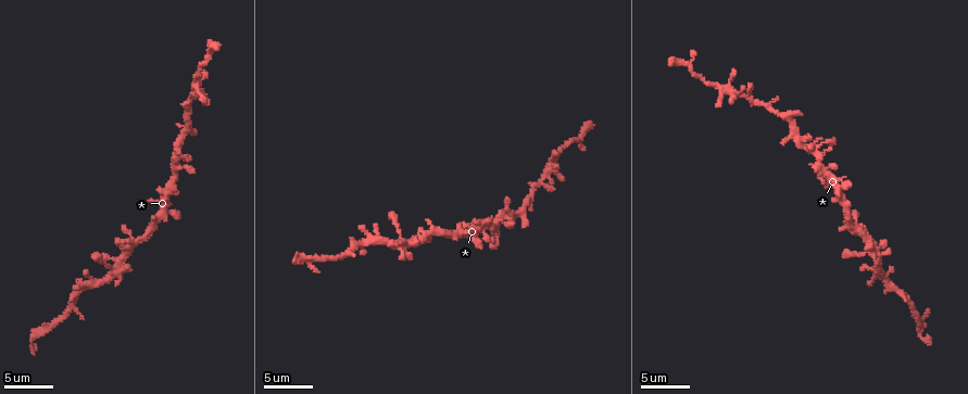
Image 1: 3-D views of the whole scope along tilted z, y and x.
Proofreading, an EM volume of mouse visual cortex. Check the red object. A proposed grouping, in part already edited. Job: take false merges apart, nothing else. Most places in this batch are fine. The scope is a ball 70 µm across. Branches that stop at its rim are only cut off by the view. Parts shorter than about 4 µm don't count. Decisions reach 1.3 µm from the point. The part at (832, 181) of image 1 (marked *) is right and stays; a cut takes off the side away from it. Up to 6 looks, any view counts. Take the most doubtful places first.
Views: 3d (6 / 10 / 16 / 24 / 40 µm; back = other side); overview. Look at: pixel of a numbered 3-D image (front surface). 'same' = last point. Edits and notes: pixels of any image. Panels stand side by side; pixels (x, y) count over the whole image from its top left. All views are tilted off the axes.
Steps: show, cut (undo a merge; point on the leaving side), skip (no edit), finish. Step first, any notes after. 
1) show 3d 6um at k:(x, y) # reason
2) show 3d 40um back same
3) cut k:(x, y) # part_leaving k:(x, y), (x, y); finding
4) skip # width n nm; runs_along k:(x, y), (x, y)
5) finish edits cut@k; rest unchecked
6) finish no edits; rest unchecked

show 3d 16um at 1:(541, 178) # four arms meet

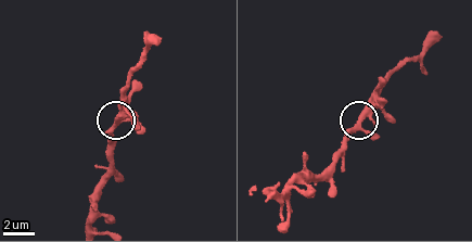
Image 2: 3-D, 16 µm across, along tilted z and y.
skip # arms 4; runs_along 2:(267, 198), (319, 174), (332, 162), (365, 106), (380, 96); continuous, no second neuron

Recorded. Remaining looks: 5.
show 3d 10um at 1:(869, 254) # four arms meet

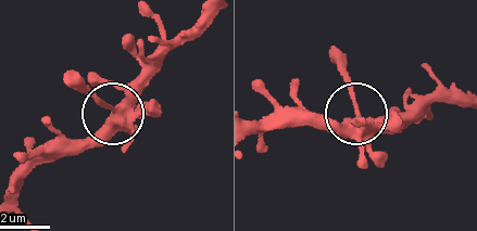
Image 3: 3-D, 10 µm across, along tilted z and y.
skip # width 340 nm; runs_along 3:(457, 99), (363, 118), (338, 48); all the same neuron

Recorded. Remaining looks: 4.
show 3d 16um at 1:(185, 129) # thin arm on a thick one

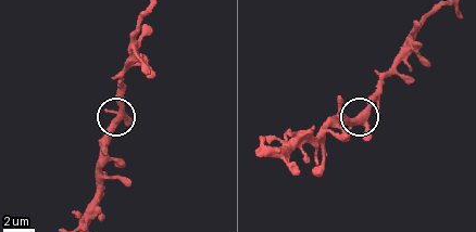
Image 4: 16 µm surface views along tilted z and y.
skip # continuous, no second neuron

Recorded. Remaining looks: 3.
finish no edits; rest unchecked

